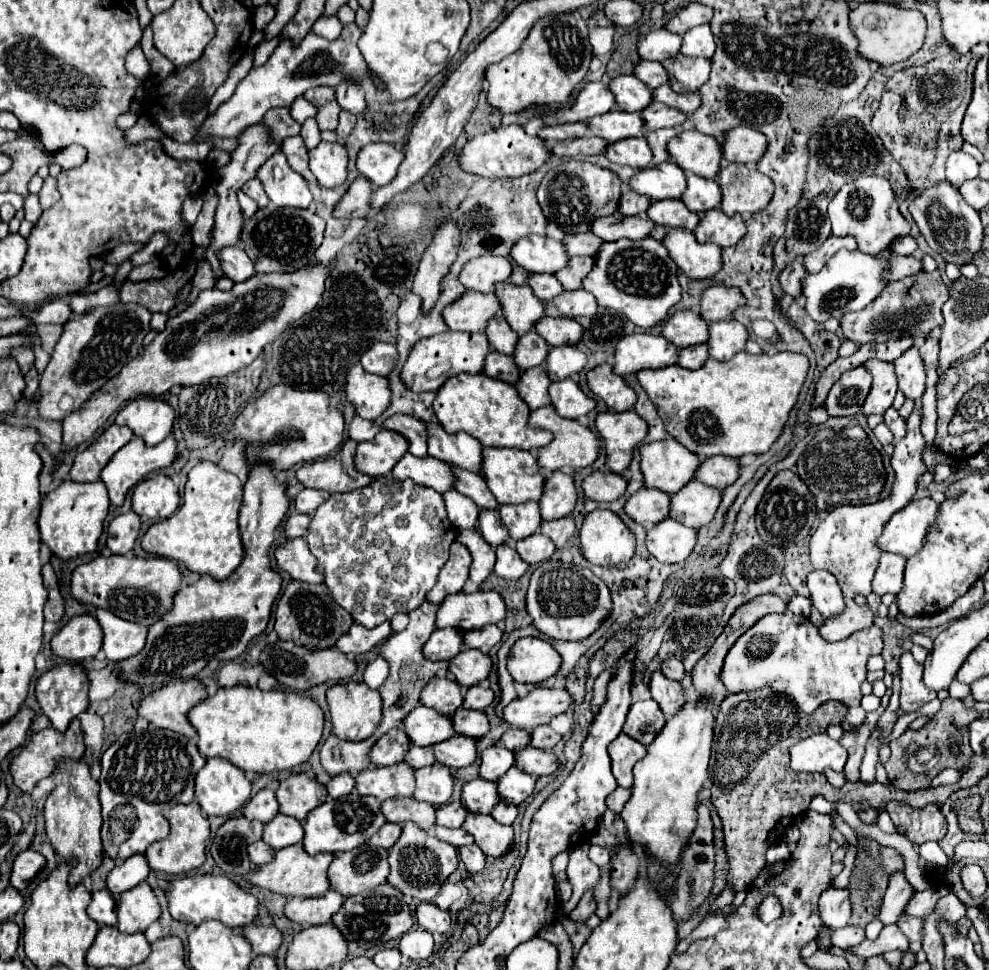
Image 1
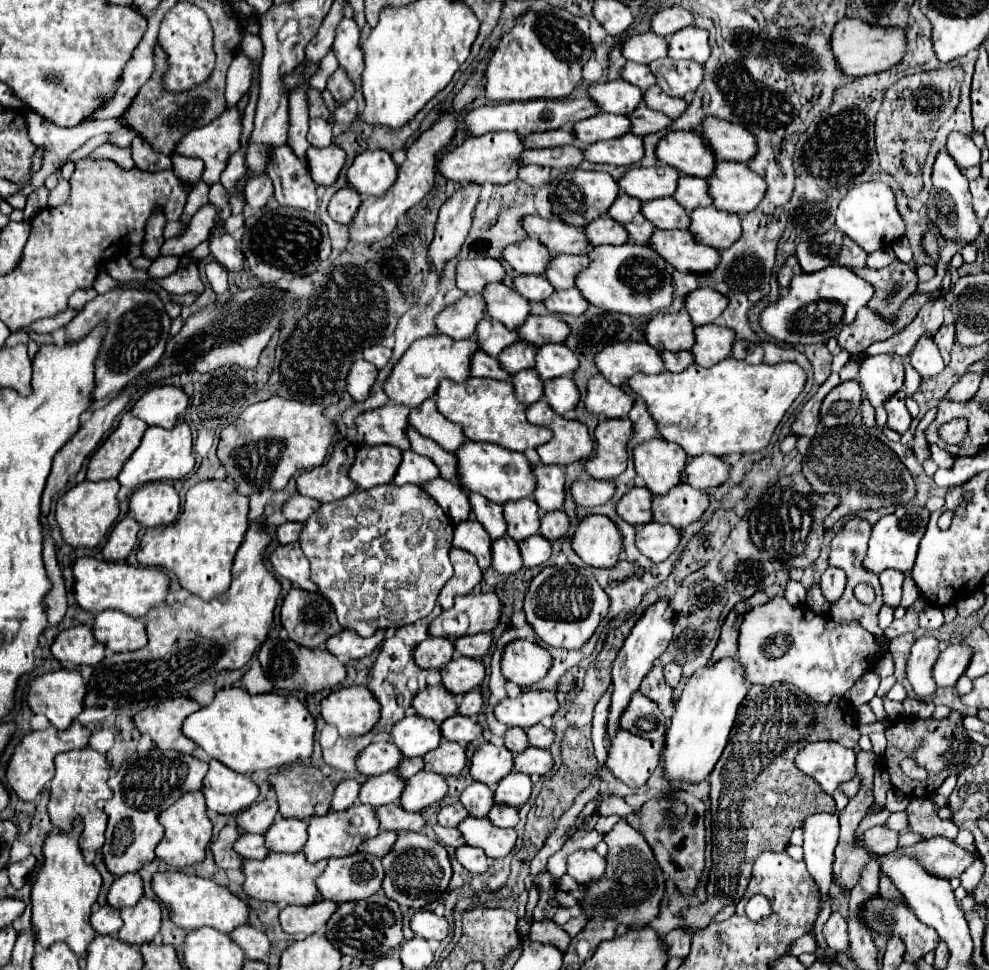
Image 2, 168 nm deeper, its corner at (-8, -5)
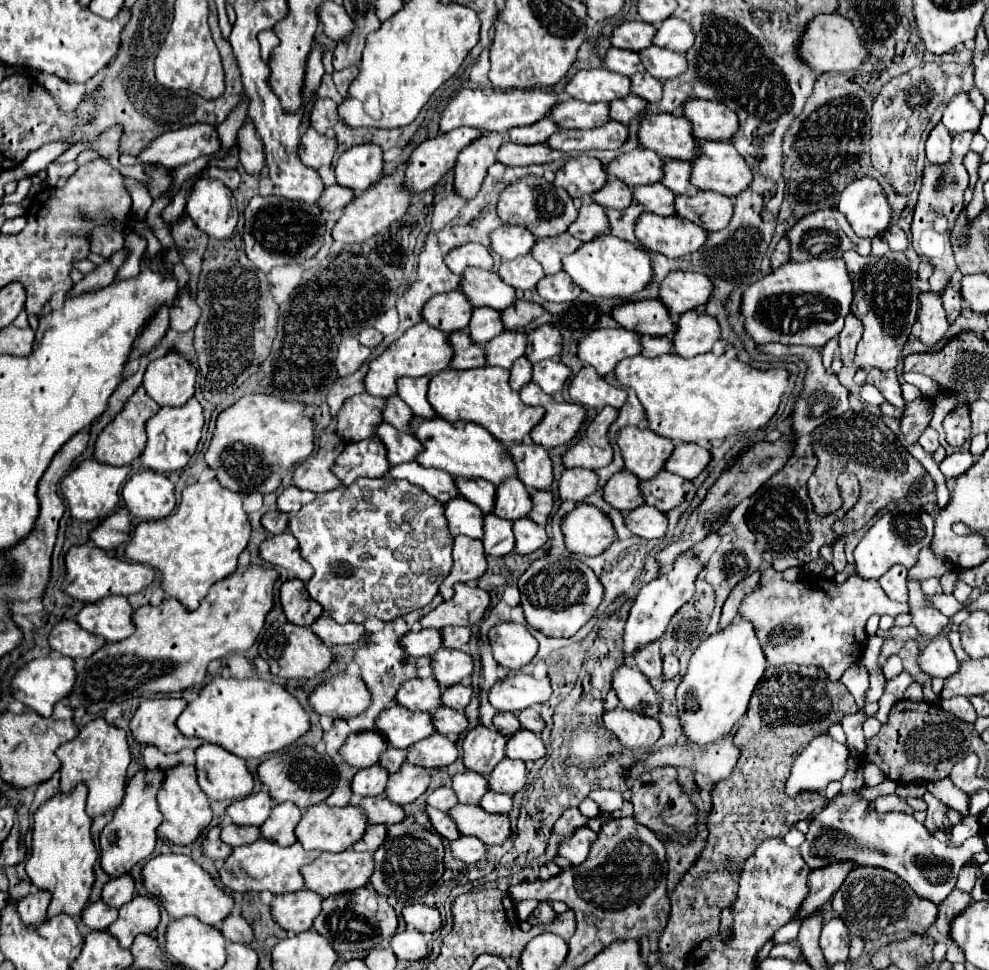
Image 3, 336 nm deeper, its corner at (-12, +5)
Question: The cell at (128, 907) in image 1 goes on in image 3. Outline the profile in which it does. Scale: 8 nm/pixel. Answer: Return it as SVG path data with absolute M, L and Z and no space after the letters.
M135 896L119 908L119 918L109 926L109 932L119 938L123 948L131 948L137 934L149 934L159 924L159 904L153 896Z

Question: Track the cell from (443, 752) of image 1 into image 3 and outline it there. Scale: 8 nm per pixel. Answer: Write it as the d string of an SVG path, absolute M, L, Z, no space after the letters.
M431 734L429 738L417 742L409 748L409 762L423 768L443 768L457 760L459 750L453 740L443 734Z

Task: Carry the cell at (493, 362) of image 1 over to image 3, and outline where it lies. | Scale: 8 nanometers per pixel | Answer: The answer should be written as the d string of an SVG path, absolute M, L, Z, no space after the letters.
M453 332L451 334L451 346L455 350L453 368L479 368L479 366L487 366L487 358L485 358L485 350L481 346L477 346L469 334L465 332Z

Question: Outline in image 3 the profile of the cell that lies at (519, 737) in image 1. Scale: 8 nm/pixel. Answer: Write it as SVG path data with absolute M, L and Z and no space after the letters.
M499 712L499 714L493 718L493 724L495 724L495 728L497 728L501 734L505 734L507 738L513 736L517 730L521 730L519 718L517 718L515 714L511 714L511 712Z

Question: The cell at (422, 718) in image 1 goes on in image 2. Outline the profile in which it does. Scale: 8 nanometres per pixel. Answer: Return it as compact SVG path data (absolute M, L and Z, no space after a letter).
M405 716L391 728L391 740L405 758L425 756L441 742L439 724L419 716Z

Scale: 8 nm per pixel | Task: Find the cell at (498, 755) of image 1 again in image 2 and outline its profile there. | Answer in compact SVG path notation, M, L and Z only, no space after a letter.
M493 742L481 744L473 752L471 766L469 766L471 778L487 784L491 790L511 770L513 770L513 754L505 746L493 744Z

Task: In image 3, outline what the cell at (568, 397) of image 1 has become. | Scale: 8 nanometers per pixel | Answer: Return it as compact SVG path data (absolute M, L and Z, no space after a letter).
M539 362L533 366L535 384L549 396L555 396L571 380L571 370L563 362Z

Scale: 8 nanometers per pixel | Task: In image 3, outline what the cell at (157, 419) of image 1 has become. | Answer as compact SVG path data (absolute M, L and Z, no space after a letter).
M179 354L153 360L143 376L143 388L159 406L183 406L195 392L197 370Z

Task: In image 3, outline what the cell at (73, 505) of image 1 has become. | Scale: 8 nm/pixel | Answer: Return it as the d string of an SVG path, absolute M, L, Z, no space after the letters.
M85 460L81 462L73 472L69 472L63 482L61 482L61 496L65 498L71 518L81 520L81 522L91 522L91 520L103 520L107 518L115 506L119 504L119 490L125 484L129 476L129 466L105 466L95 460Z

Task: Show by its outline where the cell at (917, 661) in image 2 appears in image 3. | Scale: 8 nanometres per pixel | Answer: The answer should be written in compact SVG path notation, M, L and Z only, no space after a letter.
M907 582L909 586L909 606L911 606L911 616L913 616L913 626L919 630L921 638L927 644L929 640L937 638L949 624L949 618L943 616L941 612L927 608L925 606L925 594L921 592L919 582Z

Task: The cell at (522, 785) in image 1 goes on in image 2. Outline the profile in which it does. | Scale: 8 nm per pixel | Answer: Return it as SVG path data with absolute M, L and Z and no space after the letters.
M511 772L497 784L493 792L493 800L495 804L507 804L507 806L521 808L529 800L531 788L533 788L533 782L527 774Z

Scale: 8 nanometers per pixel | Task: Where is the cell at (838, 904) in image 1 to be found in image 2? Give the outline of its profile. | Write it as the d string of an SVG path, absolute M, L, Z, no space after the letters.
M839 912L831 914L831 918L825 922L825 926L823 926L823 938L825 938L827 946L831 950L835 950L837 954L847 952L847 948L849 948L847 922L845 922L845 918Z

